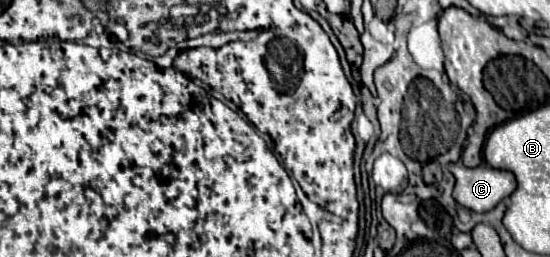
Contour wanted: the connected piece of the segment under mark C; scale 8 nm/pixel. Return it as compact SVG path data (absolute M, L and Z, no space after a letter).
M450 163L450 173L456 177L456 185L454 185L454 199L470 209L470 211L478 211L478 213L486 213L486 211L492 211L502 199L510 197L516 189L516 179L510 171L500 171L500 169L494 169L490 165L480 165L480 167L466 167L464 163Z

